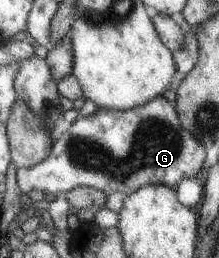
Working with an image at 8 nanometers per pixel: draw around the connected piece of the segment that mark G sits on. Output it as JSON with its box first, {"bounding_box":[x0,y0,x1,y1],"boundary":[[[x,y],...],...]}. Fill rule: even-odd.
{"bounding_box":[16,96,203,199],"boundary":[[[159,96],[139,107],[125,110],[99,107],[92,115],[78,117],[71,127],[55,143],[53,142],[49,155],[33,167],[18,168],[16,179],[22,193],[39,189],[50,199],[79,186],[101,190],[106,196],[115,191],[129,195],[144,185],[175,187],[183,177],[195,178],[203,165],[203,159],[203,143],[182,125],[178,109],[164,96]]]}

